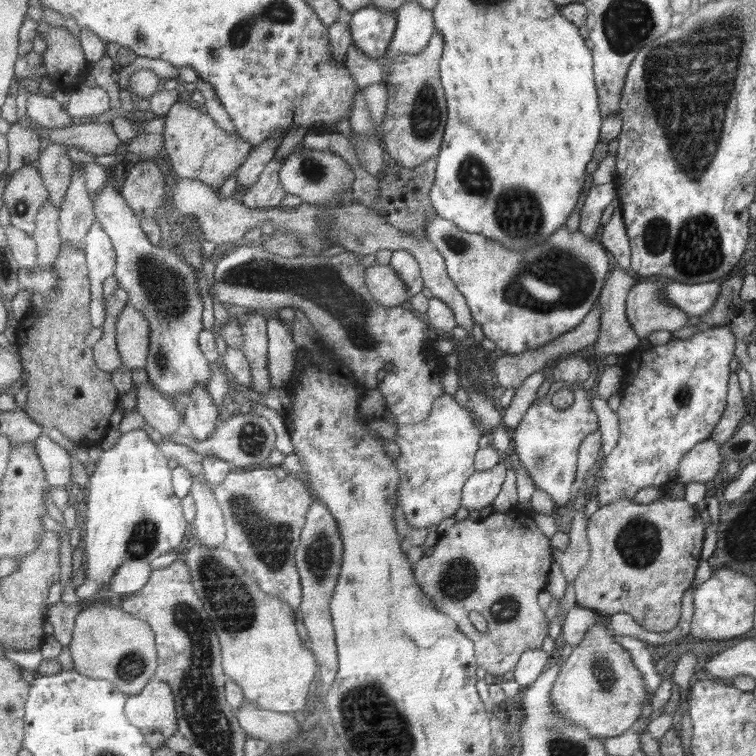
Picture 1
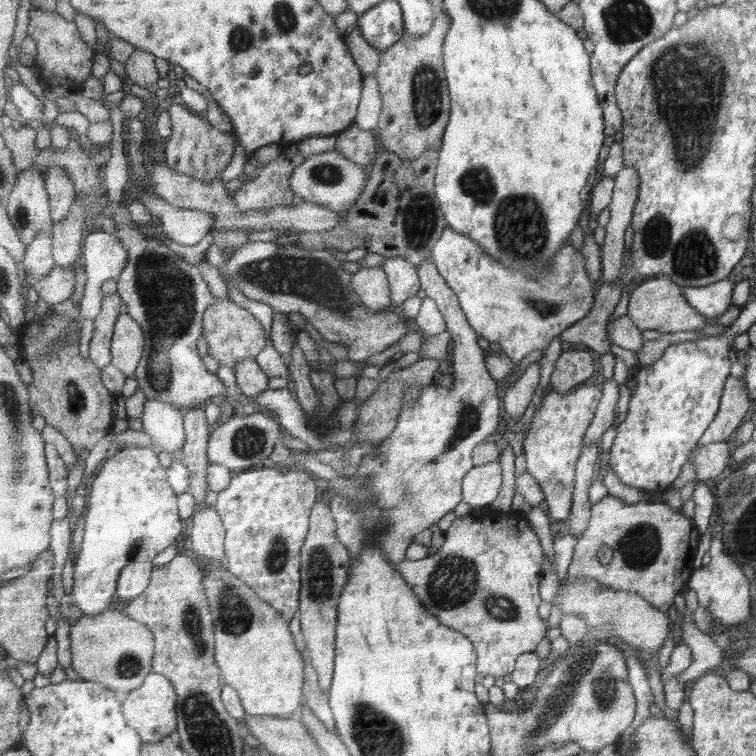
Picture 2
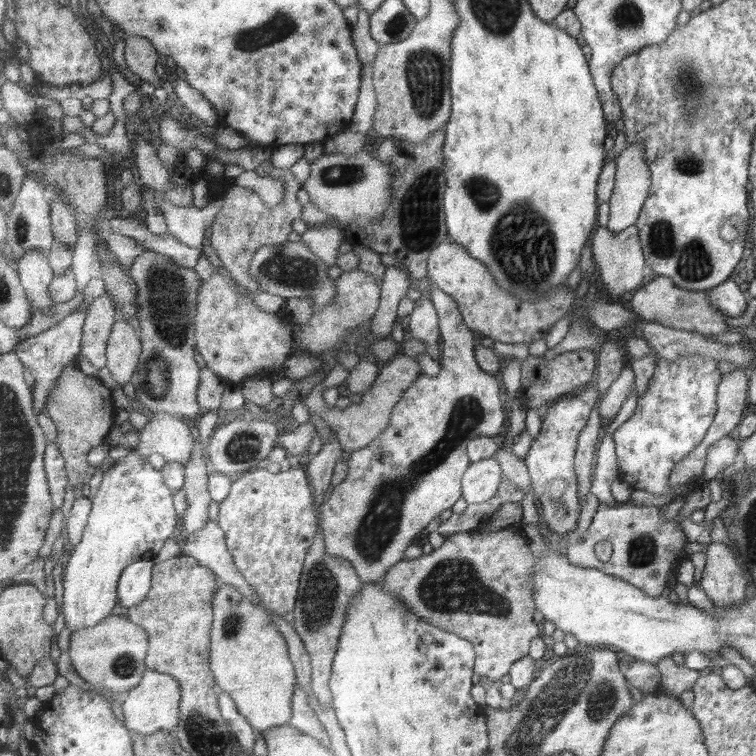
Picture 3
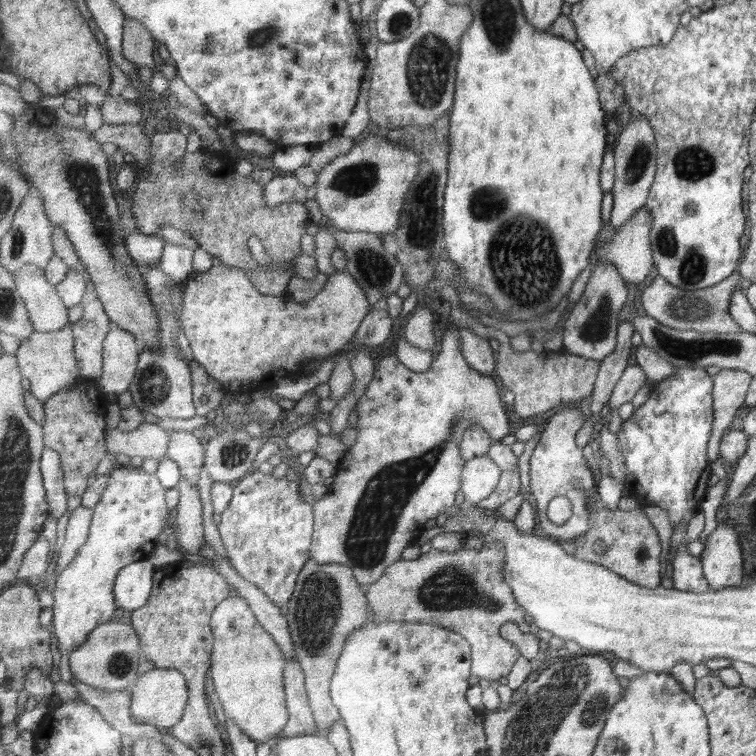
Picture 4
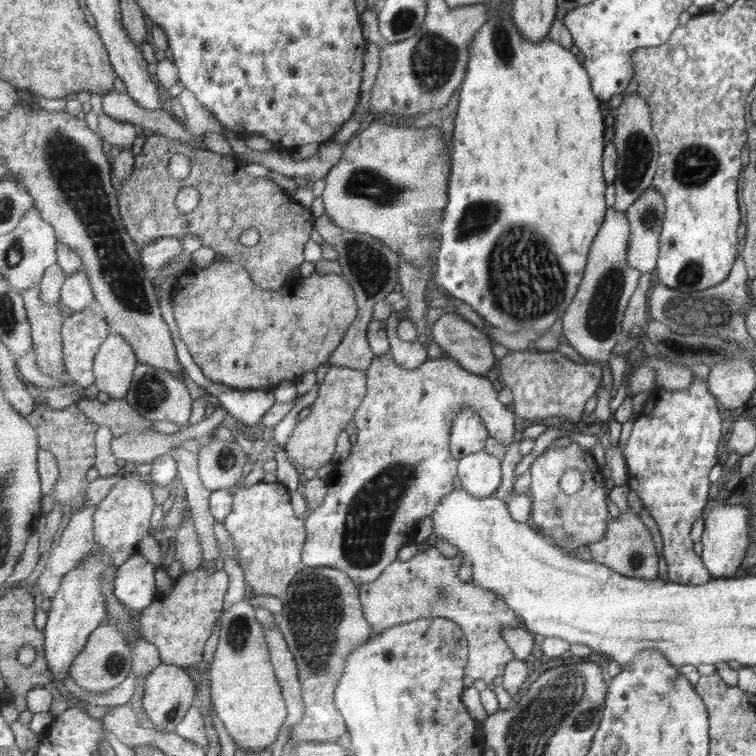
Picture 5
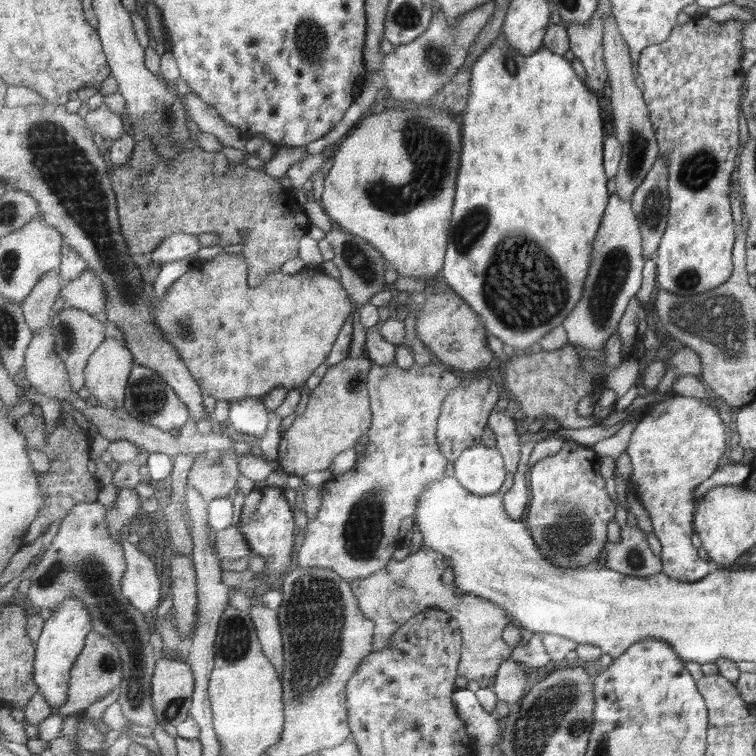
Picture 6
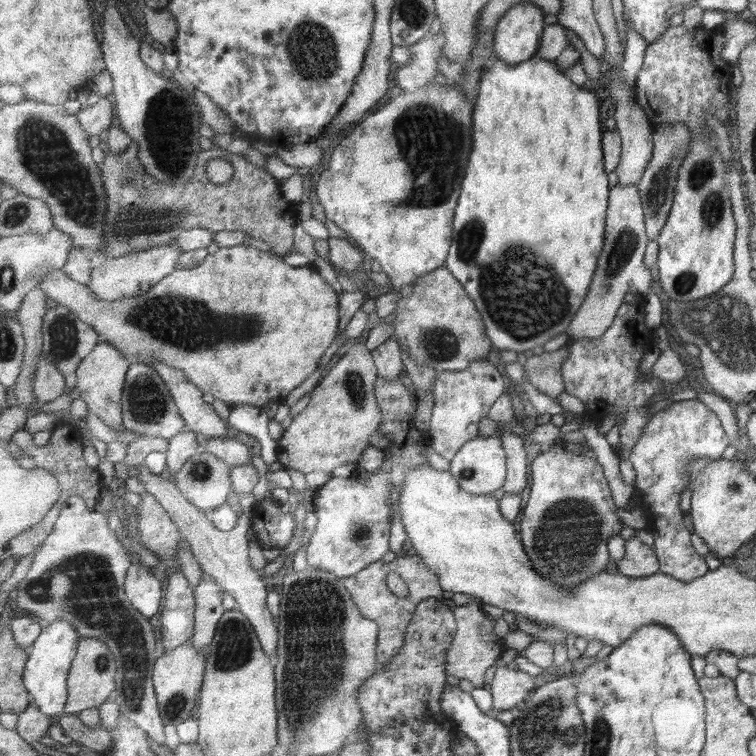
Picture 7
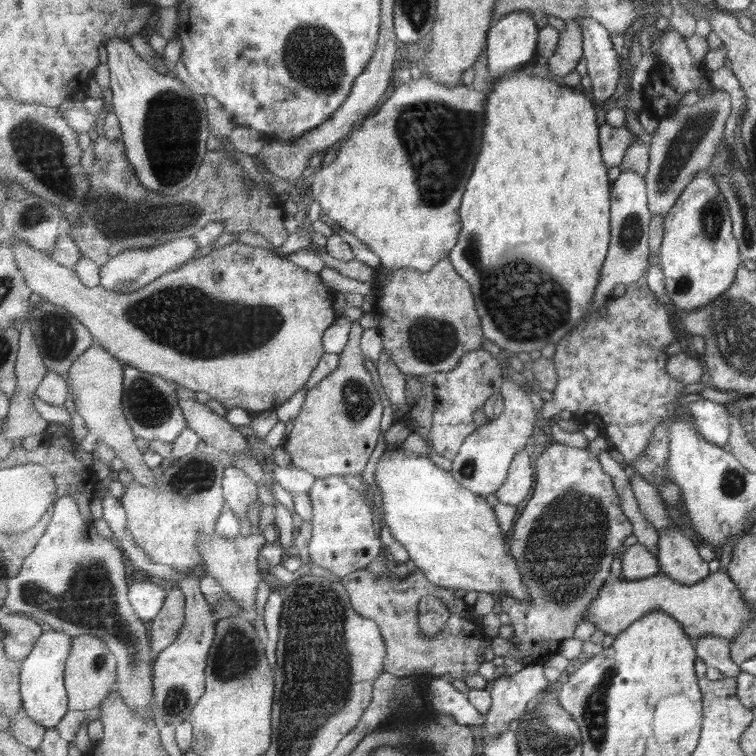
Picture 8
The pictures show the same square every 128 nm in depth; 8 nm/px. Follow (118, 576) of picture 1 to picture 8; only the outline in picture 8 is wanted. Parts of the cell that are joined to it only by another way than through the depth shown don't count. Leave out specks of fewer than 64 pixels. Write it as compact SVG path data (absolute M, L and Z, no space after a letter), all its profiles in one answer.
M157 580L140 581L131 586L130 602L142 620L152 622L166 604L169 592Z

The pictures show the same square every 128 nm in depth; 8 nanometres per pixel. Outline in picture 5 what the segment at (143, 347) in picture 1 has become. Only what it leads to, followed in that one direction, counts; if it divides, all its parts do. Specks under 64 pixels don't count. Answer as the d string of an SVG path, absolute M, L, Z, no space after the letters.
M111 332L95 355L95 385L101 397L126 398L139 364L131 344L121 334Z

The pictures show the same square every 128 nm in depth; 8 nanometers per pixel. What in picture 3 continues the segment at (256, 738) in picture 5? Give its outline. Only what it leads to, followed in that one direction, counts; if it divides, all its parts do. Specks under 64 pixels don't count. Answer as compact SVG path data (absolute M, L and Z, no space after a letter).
M221 583L214 599L214 625L211 632L210 666L218 687L227 692L239 712L259 733L286 726L294 718L295 687L298 674L290 660L289 646L274 622L238 589Z

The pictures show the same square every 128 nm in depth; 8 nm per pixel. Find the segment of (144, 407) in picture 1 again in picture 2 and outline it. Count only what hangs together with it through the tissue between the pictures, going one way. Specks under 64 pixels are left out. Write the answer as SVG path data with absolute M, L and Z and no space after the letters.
M148 399L141 420L142 429L153 438L153 450L172 456L184 448L184 410L159 400Z

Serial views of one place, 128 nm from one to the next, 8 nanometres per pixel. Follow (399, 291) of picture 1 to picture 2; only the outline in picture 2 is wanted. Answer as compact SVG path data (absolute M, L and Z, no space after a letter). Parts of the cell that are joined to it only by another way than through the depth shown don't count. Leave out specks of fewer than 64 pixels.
M383 266L362 267L353 273L351 284L371 312L390 310L391 284Z

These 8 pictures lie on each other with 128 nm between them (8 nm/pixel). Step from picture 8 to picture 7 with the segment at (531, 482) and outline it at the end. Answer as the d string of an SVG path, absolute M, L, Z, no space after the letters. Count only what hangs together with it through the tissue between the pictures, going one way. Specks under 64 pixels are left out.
M501 428L503 437L503 447L507 453L506 483L502 490L505 494L521 494L529 486L529 474L532 474L529 468L529 456L527 449L523 446L523 437Z

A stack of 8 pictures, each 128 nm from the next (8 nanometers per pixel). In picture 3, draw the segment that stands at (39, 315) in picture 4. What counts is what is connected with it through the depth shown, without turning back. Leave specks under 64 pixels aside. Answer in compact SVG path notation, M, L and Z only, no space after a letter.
M30 251L18 261L17 266L32 306L41 312L49 312L53 306L57 308L58 302L49 291L55 272L48 258L38 251Z

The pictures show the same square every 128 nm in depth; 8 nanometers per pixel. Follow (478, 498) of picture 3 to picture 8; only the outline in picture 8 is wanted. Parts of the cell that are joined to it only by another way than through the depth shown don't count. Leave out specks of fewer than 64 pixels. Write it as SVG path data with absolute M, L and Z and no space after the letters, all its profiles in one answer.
M505 375L502 382L502 391L499 393L504 400L503 412L495 419L489 420L483 426L478 426L471 433L458 452L457 458L452 461L454 477L459 484L471 491L486 497L496 493L506 483L511 463L515 456L527 448L531 436L535 434L537 424L536 402L529 396L530 390Z

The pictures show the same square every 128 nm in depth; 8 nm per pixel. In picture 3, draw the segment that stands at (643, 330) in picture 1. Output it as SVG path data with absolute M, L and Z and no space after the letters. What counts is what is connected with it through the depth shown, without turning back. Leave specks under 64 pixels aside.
M659 275L631 296L628 307L643 321L655 321L655 323L677 330L686 330L706 336L723 334L729 330L729 325L723 321L723 314L709 303L707 290L688 291L675 286L669 278Z

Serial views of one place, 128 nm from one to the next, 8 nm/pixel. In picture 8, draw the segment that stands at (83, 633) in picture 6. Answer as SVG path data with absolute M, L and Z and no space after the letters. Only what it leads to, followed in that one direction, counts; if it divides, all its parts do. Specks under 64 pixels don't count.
M52 629L41 635L29 657L21 664L23 712L46 730L56 728L70 708L66 689L66 663L73 646L73 637Z

